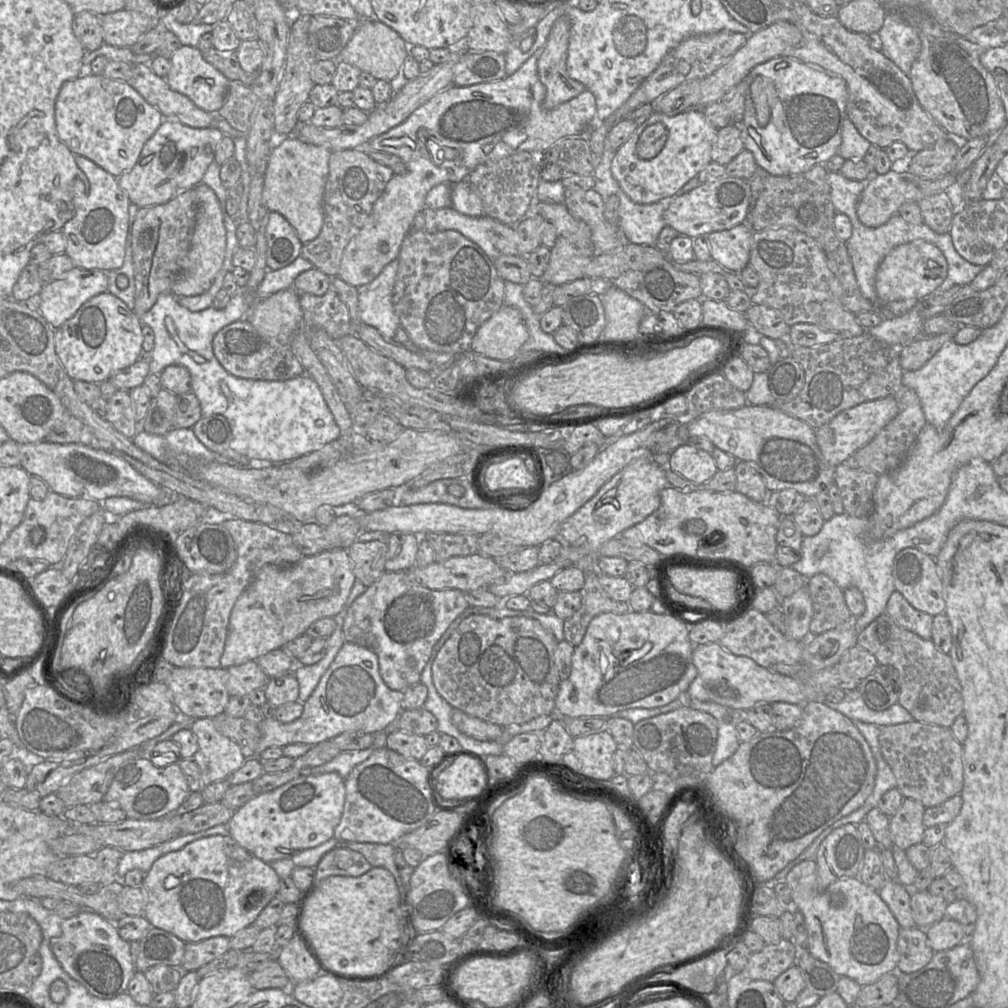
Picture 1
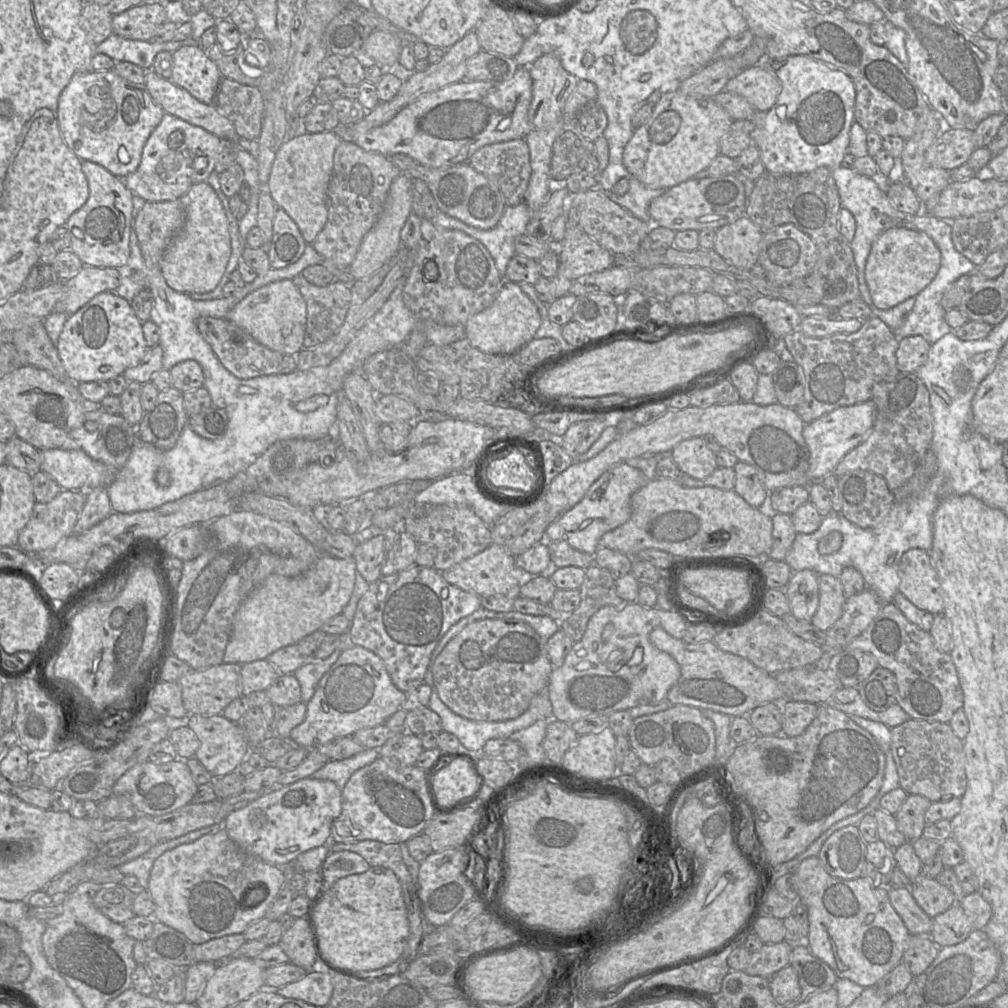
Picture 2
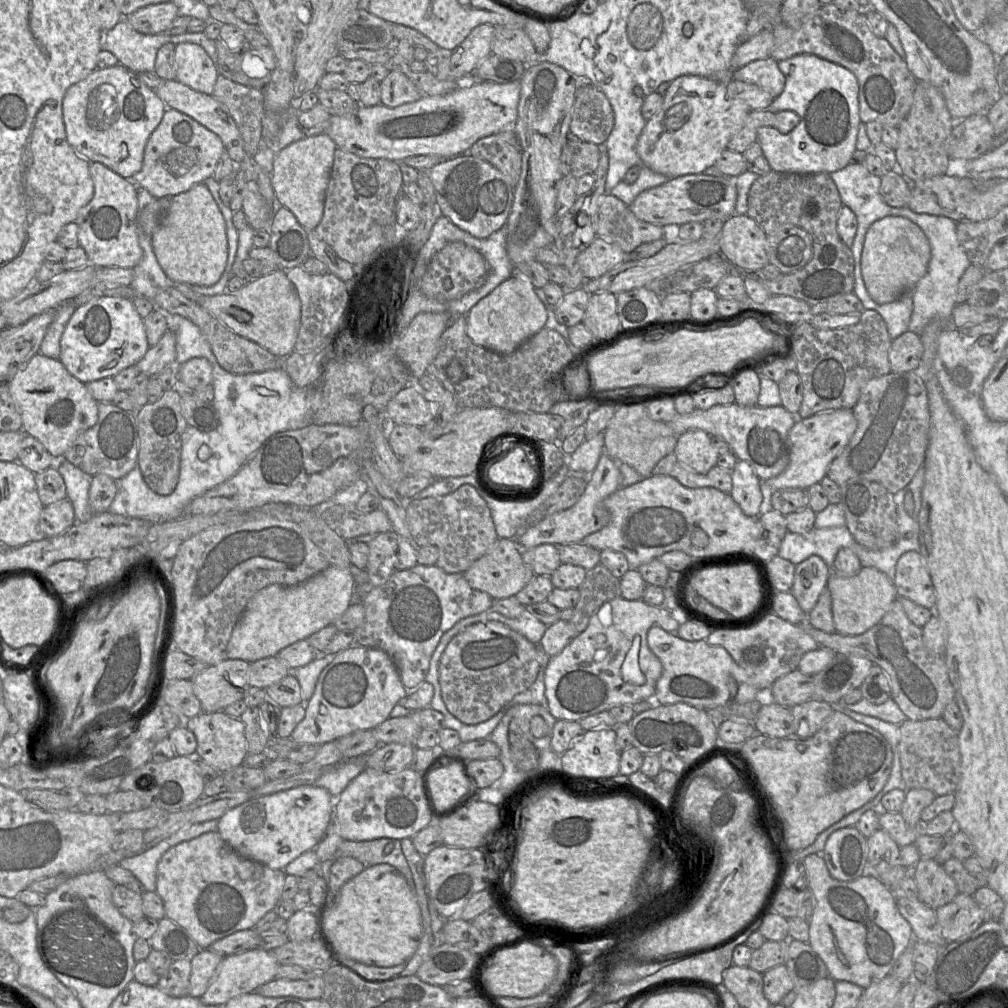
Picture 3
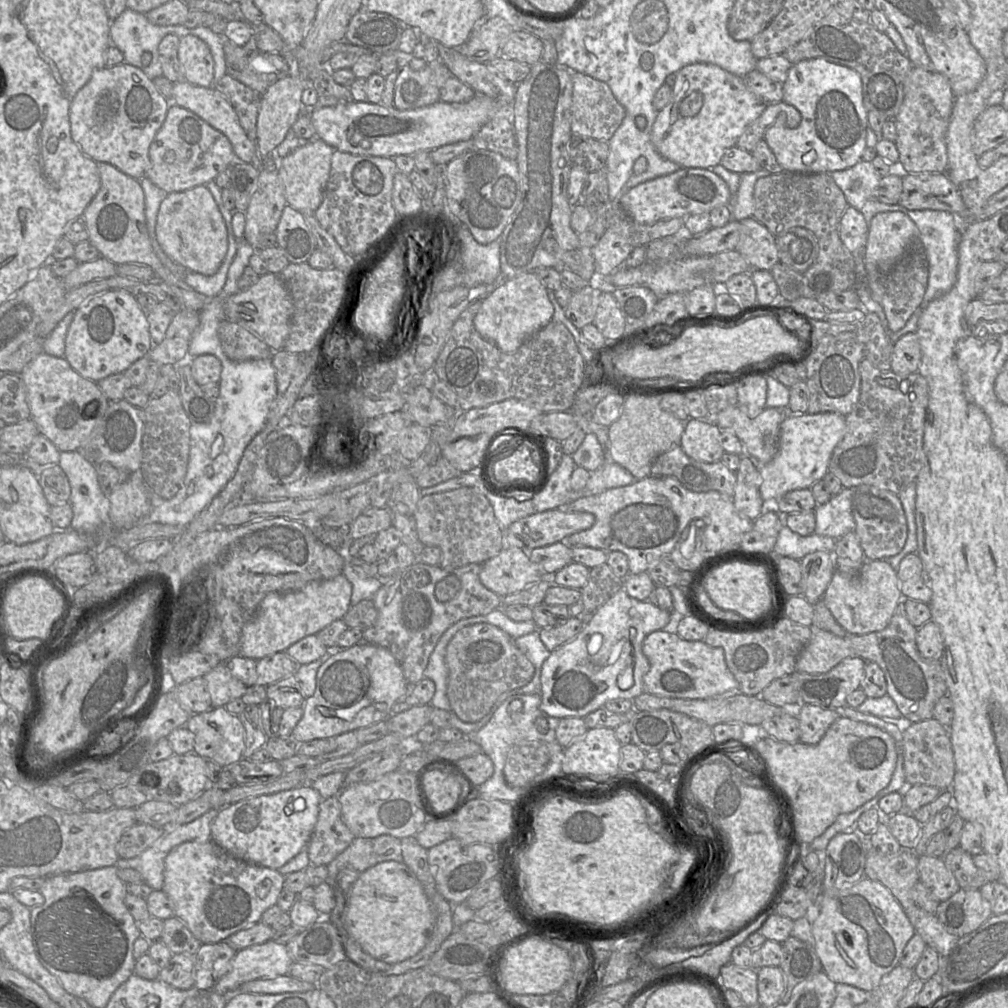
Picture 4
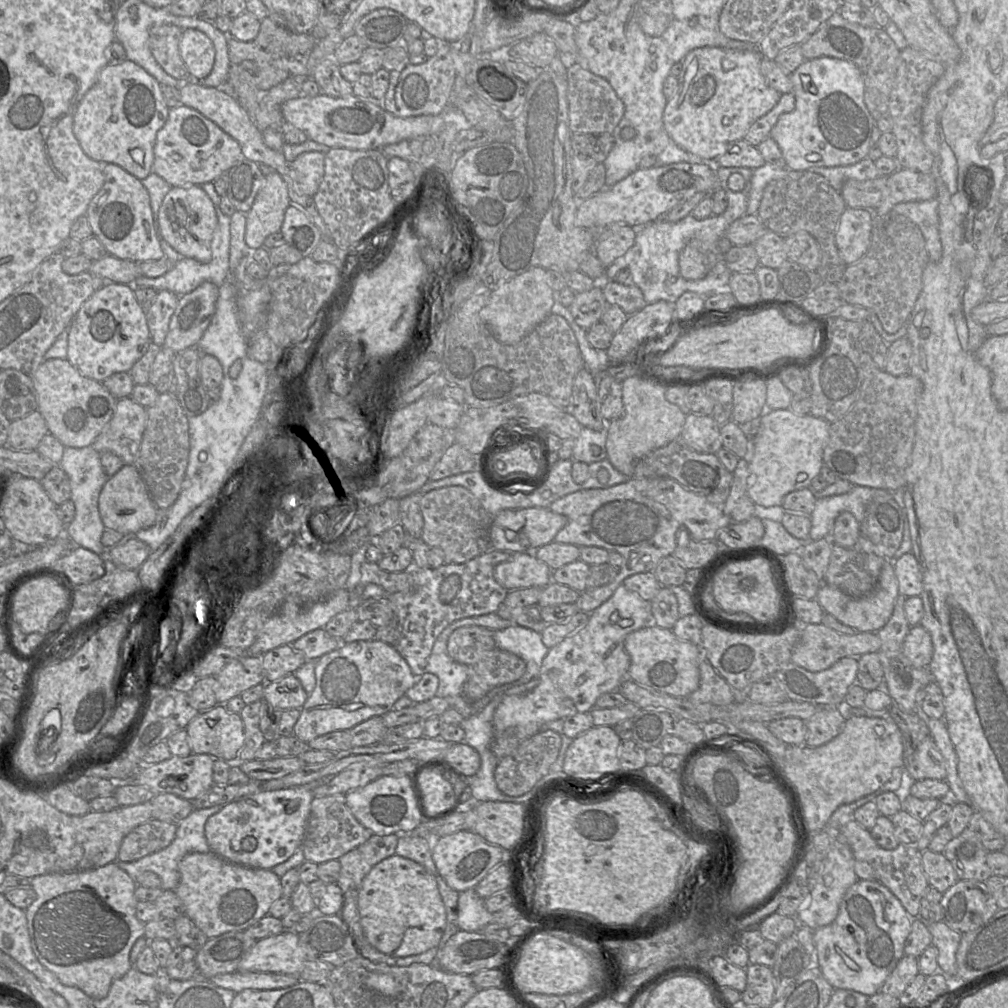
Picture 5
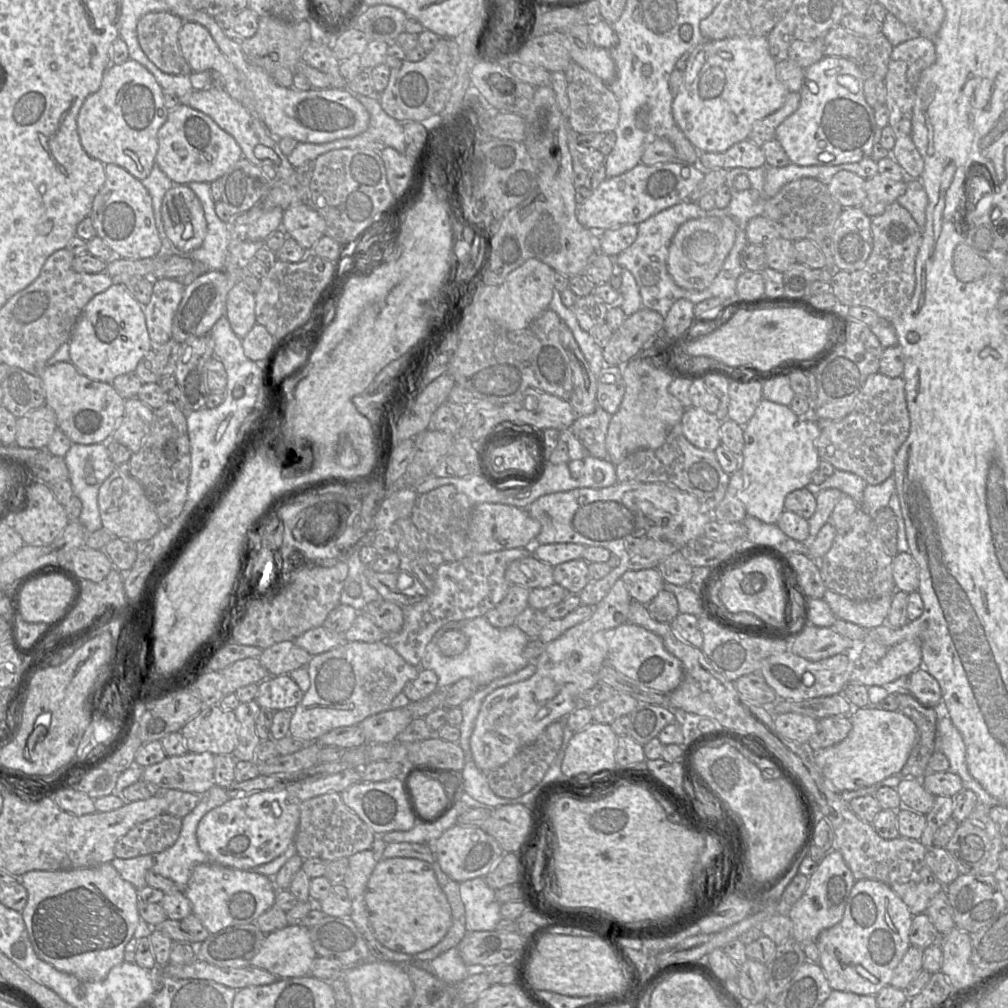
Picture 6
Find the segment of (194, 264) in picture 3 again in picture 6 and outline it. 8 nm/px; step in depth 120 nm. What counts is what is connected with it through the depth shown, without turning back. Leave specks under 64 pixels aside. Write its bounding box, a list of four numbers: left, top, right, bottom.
[161,185,207,253]

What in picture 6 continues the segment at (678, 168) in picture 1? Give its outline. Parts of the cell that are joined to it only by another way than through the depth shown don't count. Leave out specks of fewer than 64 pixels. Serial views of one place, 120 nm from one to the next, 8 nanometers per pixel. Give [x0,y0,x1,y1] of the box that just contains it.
[672,36,790,152]

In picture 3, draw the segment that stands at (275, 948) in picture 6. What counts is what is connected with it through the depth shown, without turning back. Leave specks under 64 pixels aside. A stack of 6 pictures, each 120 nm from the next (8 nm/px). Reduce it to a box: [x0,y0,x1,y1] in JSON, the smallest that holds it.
[200,948,280,1006]

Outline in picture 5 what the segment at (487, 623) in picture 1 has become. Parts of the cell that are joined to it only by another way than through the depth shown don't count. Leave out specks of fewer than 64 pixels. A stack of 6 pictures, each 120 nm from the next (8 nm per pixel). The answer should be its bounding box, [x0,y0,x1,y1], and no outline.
[447,626,526,701]

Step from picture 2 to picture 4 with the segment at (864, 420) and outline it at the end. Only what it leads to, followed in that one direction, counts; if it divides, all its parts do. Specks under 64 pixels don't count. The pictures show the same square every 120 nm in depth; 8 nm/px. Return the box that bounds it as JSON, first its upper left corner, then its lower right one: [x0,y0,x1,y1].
[759,407,846,500]

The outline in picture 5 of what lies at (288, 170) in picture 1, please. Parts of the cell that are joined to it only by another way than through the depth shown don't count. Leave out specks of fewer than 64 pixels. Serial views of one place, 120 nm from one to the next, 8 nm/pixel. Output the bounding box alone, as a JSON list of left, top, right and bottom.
[290,151,325,197]

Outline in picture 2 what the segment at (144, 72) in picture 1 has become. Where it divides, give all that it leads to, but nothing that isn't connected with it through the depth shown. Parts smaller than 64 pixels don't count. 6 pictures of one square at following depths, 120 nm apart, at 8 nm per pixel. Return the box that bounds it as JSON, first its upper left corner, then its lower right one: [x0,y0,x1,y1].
[145,69,239,142]

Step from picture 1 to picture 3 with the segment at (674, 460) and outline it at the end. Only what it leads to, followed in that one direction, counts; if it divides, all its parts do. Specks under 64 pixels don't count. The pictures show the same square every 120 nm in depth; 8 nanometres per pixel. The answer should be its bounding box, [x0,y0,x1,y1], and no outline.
[674,429,719,474]

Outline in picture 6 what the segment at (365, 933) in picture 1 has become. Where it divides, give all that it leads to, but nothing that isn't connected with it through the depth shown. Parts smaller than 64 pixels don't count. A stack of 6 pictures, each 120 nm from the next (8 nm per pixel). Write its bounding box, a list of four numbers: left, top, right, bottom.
[365,858,452,954]

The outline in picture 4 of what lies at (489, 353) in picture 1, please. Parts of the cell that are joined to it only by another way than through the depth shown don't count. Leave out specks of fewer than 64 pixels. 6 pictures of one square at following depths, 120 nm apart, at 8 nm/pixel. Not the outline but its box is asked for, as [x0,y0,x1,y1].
[474,272,554,353]

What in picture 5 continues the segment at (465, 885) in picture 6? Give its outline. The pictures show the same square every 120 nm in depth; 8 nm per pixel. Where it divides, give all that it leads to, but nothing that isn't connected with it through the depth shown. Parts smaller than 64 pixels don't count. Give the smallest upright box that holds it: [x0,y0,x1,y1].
[458,888,493,932]

